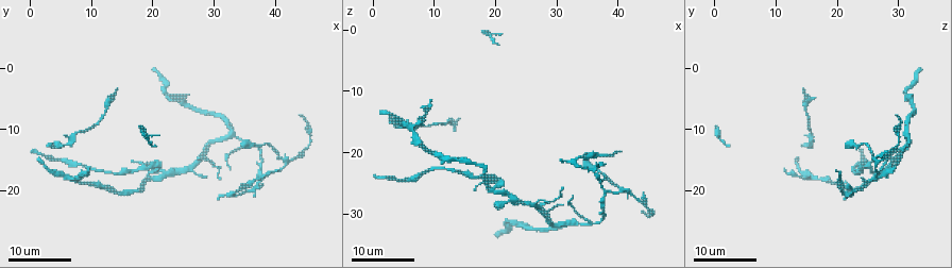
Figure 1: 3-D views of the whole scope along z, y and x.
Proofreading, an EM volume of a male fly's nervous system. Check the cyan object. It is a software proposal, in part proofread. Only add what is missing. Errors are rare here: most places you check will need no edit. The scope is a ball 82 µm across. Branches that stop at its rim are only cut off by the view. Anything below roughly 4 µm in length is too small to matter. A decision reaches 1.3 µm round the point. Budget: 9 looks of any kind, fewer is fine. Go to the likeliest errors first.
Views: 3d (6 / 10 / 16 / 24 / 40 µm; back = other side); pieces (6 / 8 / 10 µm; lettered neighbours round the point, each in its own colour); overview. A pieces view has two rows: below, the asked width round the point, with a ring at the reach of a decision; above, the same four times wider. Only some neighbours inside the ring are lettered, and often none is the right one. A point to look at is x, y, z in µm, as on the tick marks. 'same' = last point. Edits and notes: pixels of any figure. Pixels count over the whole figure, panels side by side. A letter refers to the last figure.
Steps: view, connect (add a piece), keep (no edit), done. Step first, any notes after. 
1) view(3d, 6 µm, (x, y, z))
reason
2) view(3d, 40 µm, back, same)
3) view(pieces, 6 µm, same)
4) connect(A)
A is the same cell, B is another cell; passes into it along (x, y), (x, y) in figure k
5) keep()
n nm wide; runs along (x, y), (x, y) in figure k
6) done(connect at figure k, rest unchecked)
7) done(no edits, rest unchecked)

view(3d, 24 µm, (37.5, 19.5, 22.0))
branch stops here

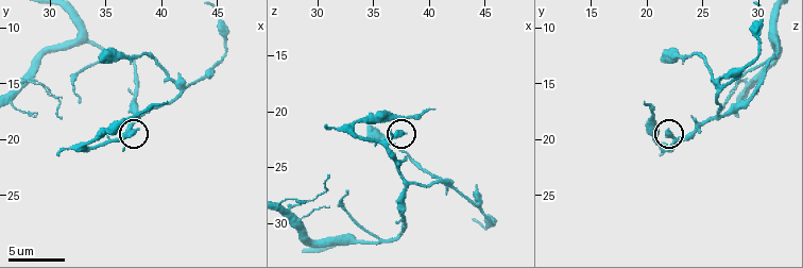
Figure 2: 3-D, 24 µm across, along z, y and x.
view(pieces, 6 µm, (37.8, 19.0, 22.0))

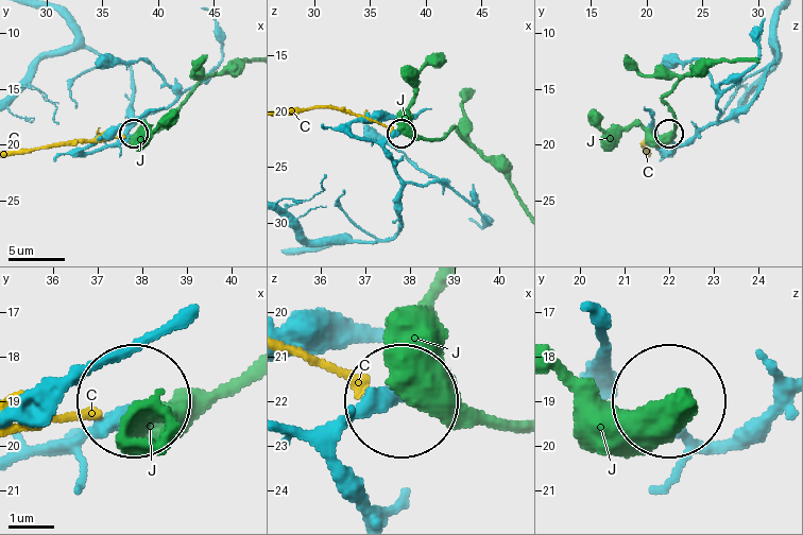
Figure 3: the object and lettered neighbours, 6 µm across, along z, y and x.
keep()
280 nm wide; C and J are other cells; no lettered piece goes on from it

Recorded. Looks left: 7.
view(pieces, 8 µm, (30.8, 21.2, 21.4))
branch stops here

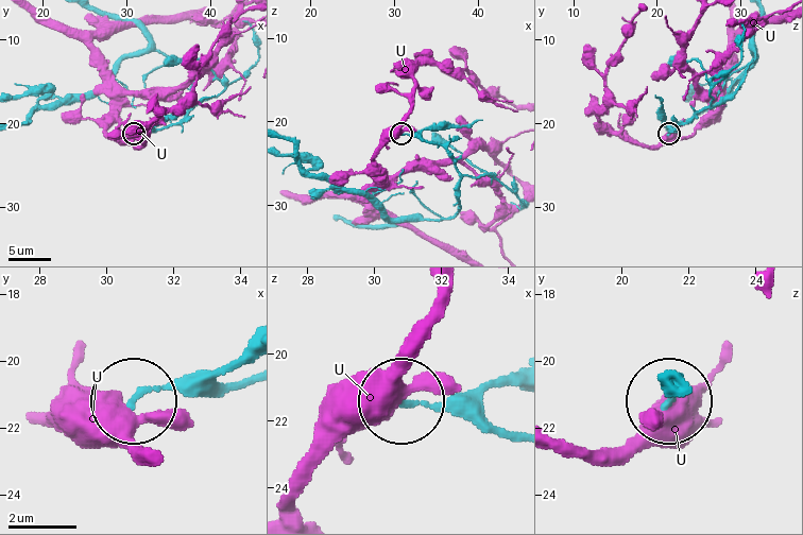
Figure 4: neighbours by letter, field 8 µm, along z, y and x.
keep()
U is another cell; none of them fits

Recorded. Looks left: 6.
view(3d, 24 µm, (44.0, 7.5, 30.0))
end of a long branch

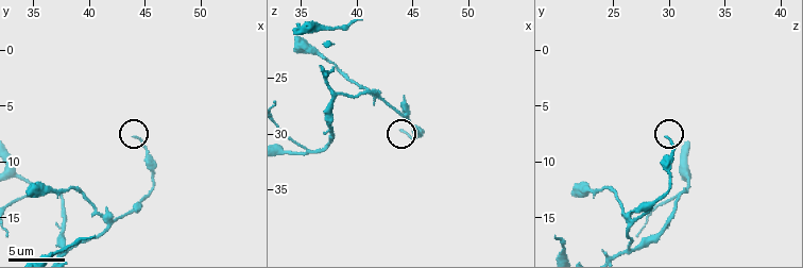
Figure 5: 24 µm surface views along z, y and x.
view(pieces, 8 µm, (44.0, 7.8, 29.6))
see the neighbours

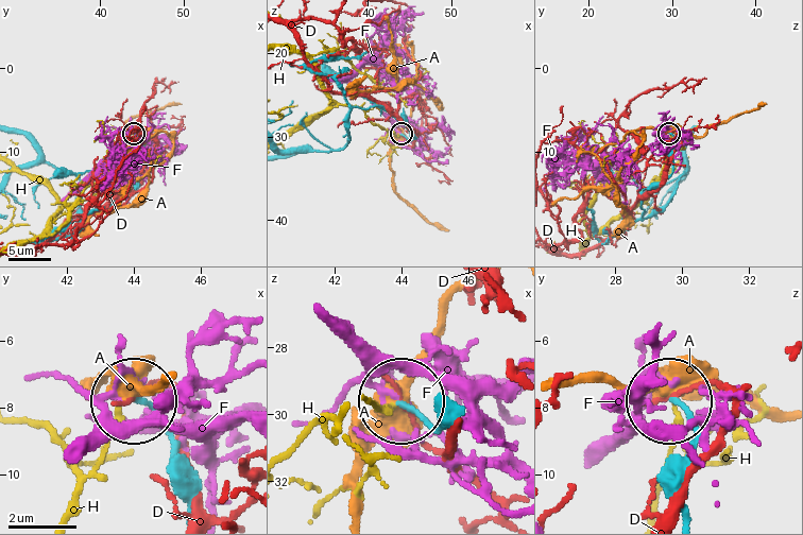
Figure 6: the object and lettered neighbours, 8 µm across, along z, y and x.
keep()
A, D, F and H are other cells; runs along (664, 207), (644, 217), (641, 205), (672, 171), (669, 133) in figure 6; no lettered piece goes on from it

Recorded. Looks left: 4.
view(pieces, 10 µm, (34.6, 13.0, 21.4))
an open end

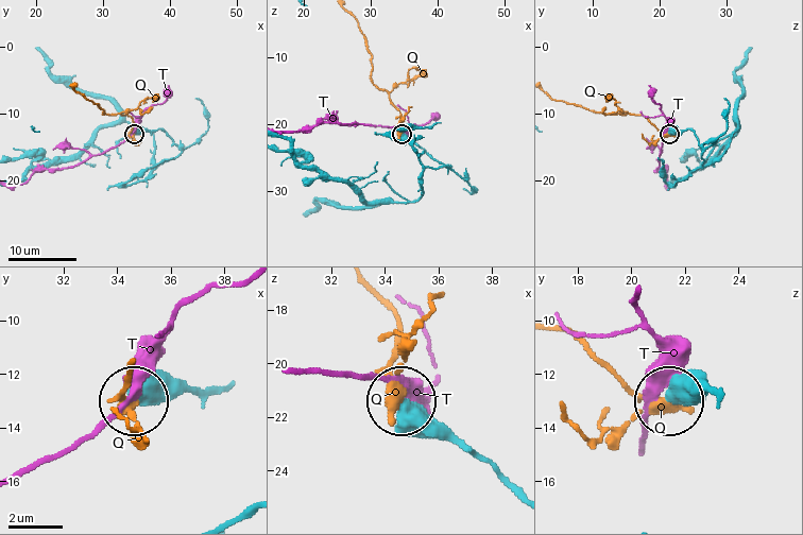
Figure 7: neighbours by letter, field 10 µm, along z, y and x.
keep()
Q and T are other cells; runs along (218, 389), (156, 389), (138, 400) in figure 7; none of them fits

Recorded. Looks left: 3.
done(no edits, rest unchecked)

